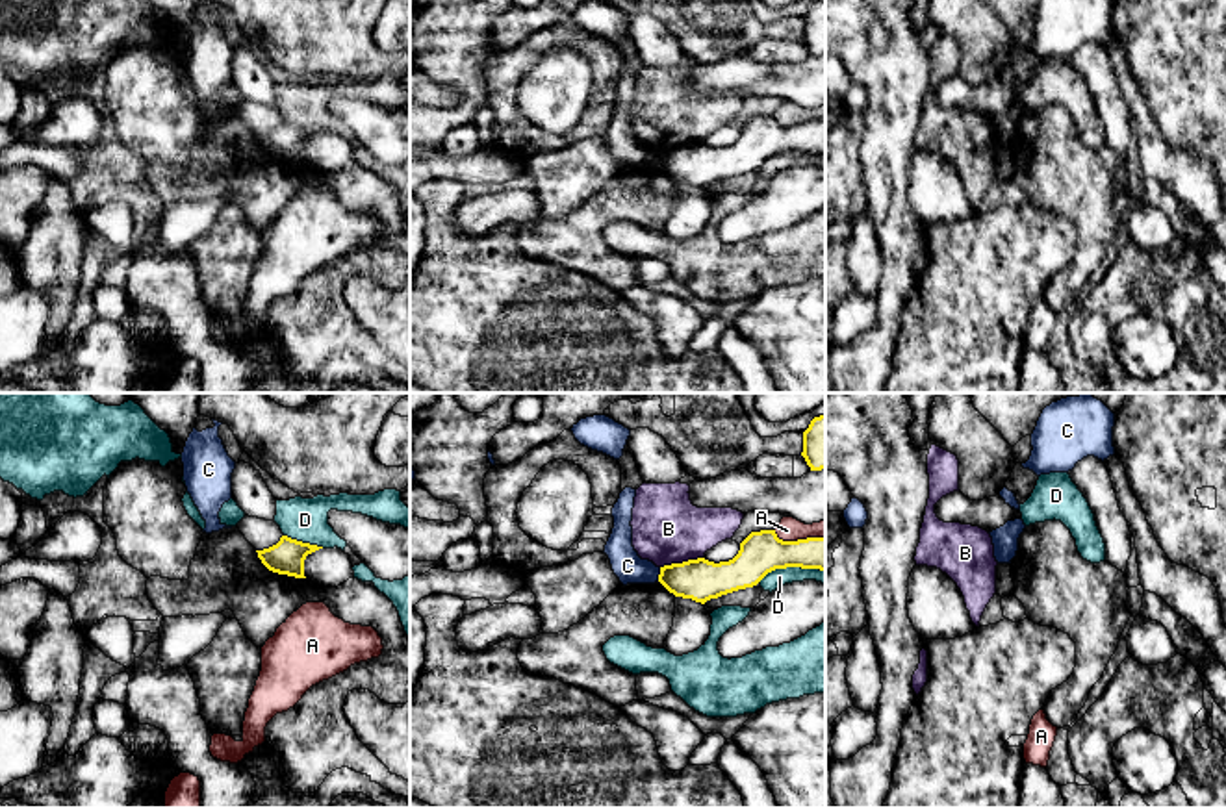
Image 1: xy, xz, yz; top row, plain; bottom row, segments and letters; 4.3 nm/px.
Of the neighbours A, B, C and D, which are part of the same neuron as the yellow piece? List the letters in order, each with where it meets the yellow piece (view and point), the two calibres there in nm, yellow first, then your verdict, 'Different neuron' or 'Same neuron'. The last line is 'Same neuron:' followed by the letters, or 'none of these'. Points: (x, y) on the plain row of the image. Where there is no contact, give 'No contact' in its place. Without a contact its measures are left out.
A: Touches yellow at xz (798, 125). Thickness 190 nm (yellow) against 100 nm. Different neuron
B: Touches yellow at xz (683, 147). Thickness 180 nm (yellow) against 300 nm. Different neuron
C: Touches yellow at xz (659, 160). Thickness 180 nm (yellow) against 140 nm. Different neuron
D: Touches yellow at xz (791, 151). Thickness 190 nm (yellow) against 80 nm. Different neuron
Same neuron: none of these

